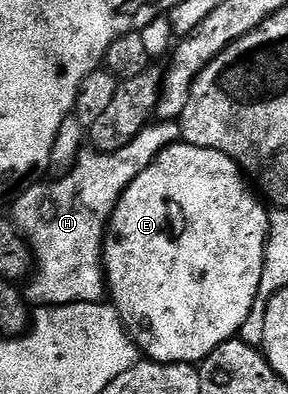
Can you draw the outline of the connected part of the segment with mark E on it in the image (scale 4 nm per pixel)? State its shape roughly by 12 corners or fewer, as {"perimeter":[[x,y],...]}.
{"perimeter":[[214,149],[123,191],[108,300],[148,360],[234,340],[270,210]]}

